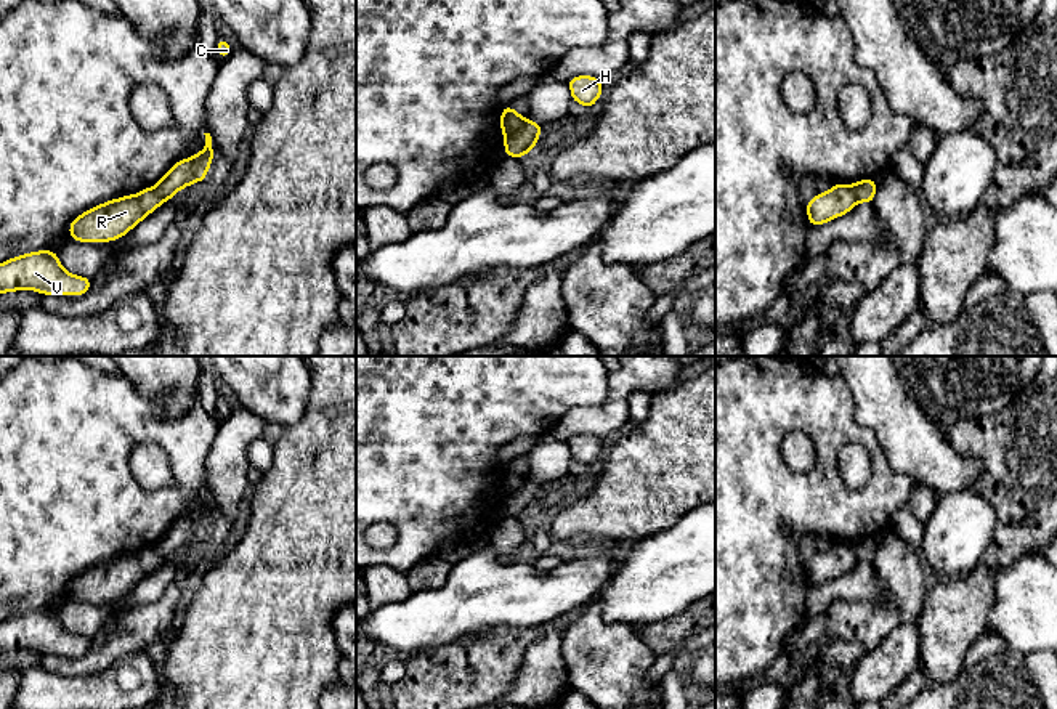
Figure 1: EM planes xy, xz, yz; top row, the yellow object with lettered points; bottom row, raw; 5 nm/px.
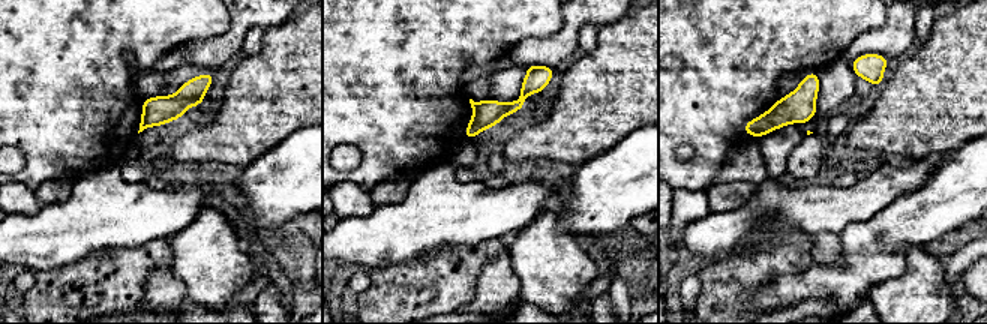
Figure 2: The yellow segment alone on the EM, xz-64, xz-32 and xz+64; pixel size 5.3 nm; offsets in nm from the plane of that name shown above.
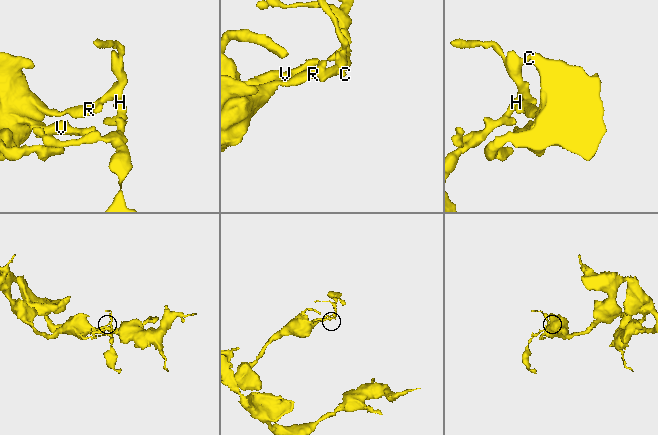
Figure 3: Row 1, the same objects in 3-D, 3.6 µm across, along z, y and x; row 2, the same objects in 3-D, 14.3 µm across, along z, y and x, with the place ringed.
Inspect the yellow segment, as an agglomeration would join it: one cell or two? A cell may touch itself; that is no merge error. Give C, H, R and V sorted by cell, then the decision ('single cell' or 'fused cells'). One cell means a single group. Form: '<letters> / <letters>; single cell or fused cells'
C H / R V; fused cells

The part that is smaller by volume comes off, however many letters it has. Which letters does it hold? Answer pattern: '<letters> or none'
C, H

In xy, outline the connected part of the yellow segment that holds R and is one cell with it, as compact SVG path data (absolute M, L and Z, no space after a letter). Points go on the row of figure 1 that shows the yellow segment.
M144 188L138 194L128 194L99 204L74 218L69 236L79 242L111 242L128 234L149 213L160 207L165 199L154 189Z

